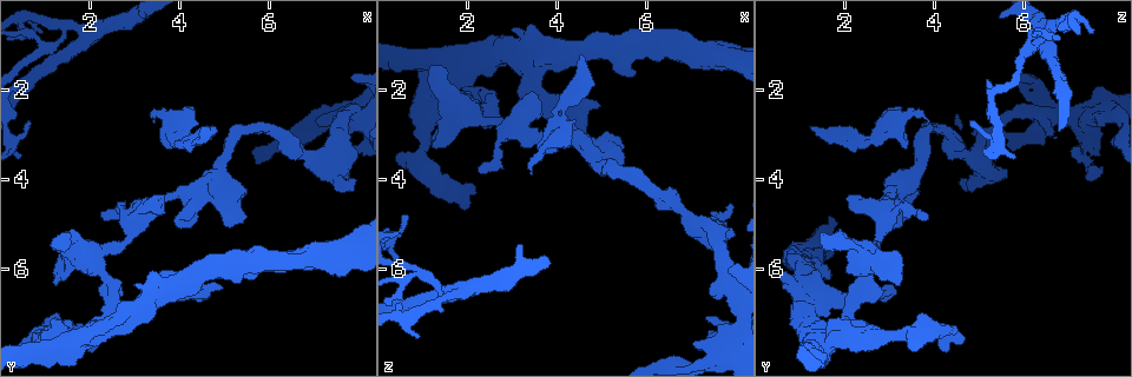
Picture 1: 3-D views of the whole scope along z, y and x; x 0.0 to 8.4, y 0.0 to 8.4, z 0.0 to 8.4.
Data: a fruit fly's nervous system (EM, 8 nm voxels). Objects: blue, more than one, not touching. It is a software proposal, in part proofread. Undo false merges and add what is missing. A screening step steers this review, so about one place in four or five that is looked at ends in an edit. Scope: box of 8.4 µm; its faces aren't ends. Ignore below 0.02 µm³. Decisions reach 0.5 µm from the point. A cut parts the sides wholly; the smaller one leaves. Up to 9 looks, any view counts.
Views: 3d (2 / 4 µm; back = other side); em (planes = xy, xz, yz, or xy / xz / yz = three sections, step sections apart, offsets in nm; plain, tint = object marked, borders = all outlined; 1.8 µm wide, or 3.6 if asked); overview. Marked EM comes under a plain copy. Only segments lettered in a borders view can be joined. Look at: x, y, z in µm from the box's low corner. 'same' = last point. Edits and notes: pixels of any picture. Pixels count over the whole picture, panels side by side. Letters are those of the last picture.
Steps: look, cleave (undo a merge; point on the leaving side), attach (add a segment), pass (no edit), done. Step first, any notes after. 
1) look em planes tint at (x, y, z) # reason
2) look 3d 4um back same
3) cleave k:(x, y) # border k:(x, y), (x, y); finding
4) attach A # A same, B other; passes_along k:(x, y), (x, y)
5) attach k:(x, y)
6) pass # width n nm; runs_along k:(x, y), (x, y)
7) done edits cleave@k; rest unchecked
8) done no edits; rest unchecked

look 3d 2um at (5.80, 5.85, 1.05) # a fork

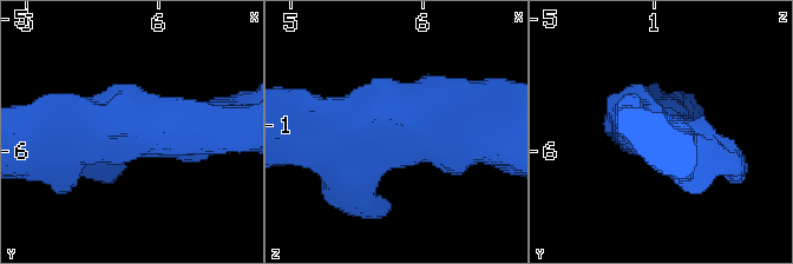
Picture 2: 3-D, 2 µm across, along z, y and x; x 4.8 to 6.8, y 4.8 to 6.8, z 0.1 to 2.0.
look em xz step 8 tint at (5.72, 5.88, 1.02)

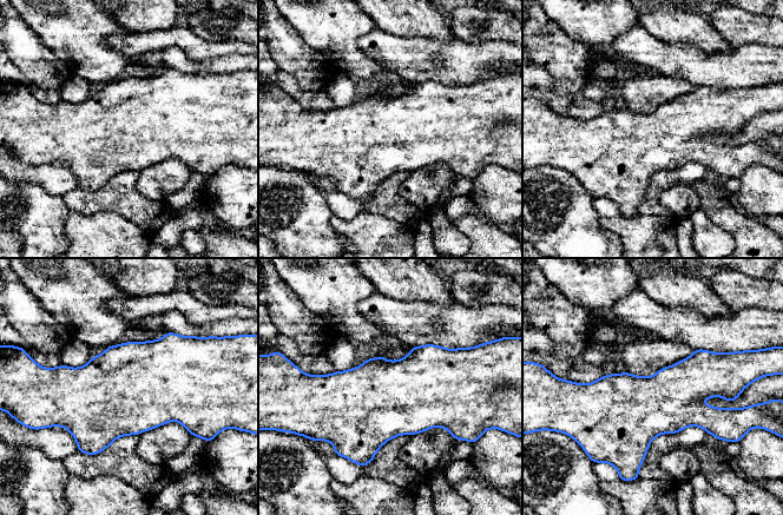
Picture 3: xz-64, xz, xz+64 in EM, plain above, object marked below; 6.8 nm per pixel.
look em planes borders same

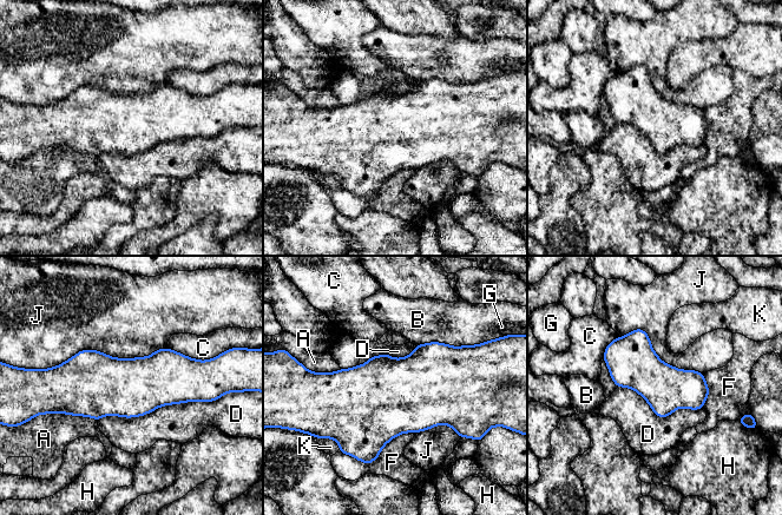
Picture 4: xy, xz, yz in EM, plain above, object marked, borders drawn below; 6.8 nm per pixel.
pass # longest_contact D 800 nm; A other, B other, C other, D other, F other, G other, H other, J other, K other; border 4:(212, 400), (97, 420); all the same neuron

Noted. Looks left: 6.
look 3d 4um at (2.00, 5.75, 2.35) # four or more arms meet

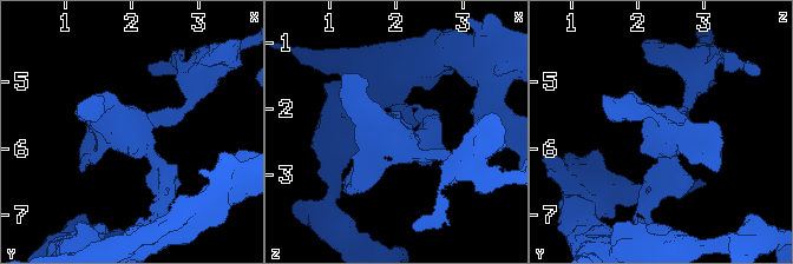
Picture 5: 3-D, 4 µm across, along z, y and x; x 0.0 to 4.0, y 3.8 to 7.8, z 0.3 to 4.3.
look em yz step 8 tint at (2.00, 5.65, 2.35) # shape alone is not enough

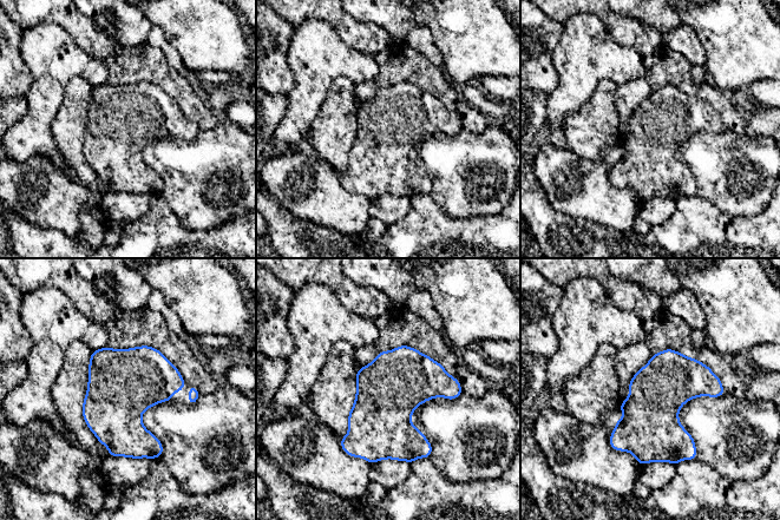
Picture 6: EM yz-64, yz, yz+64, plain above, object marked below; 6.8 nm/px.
look em planes borders same

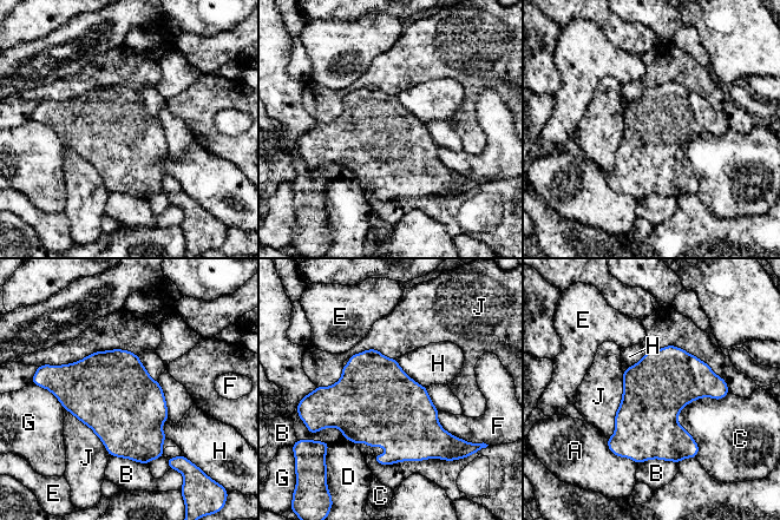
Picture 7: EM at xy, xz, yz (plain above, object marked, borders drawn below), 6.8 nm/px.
pass # width 440 nm; A other, B other, C other, D other, E other, F other, G other, H other, J other; border 7:(395, 360), (412, 379), (426, 387); all the same neuron

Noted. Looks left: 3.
look em planes tint at (2.15, 7.80, 4.30) # free end

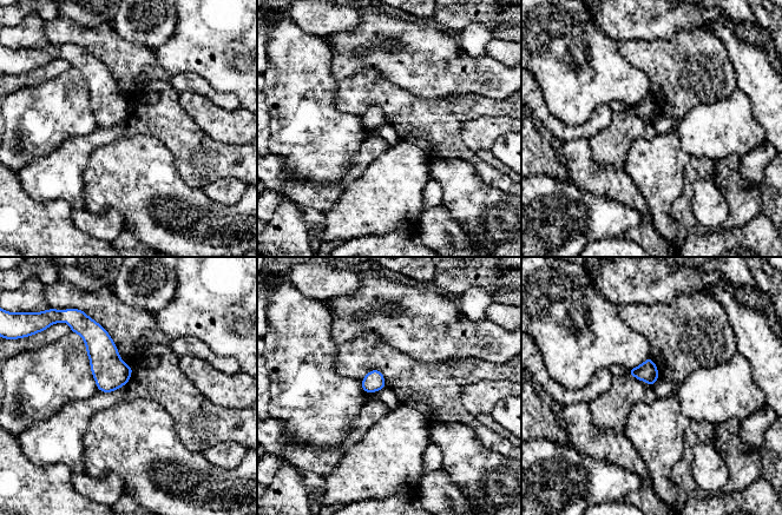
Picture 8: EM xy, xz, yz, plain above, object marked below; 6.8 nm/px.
look em planes borders same # see the neighbours

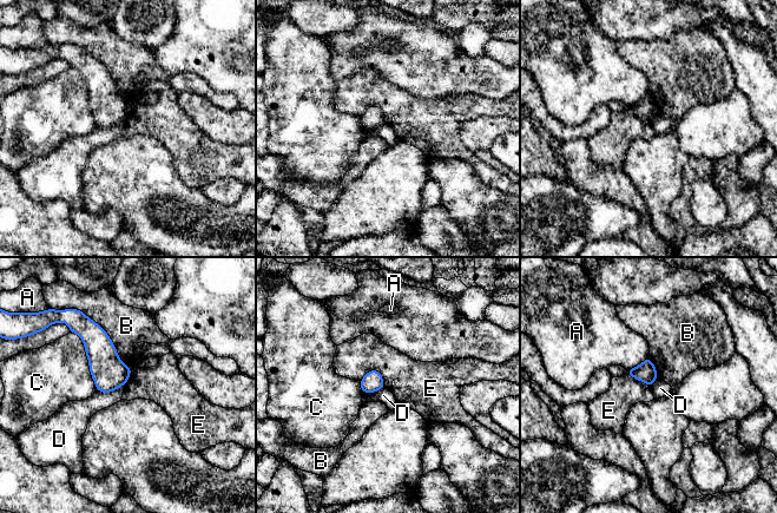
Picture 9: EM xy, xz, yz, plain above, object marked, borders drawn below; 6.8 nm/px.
pass # A other, B other, C other, D other, E other; border 9:(125, 383), (109, 392), (98, 392); no lettered segment goes on from it

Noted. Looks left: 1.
done no edits; rest unchecked

